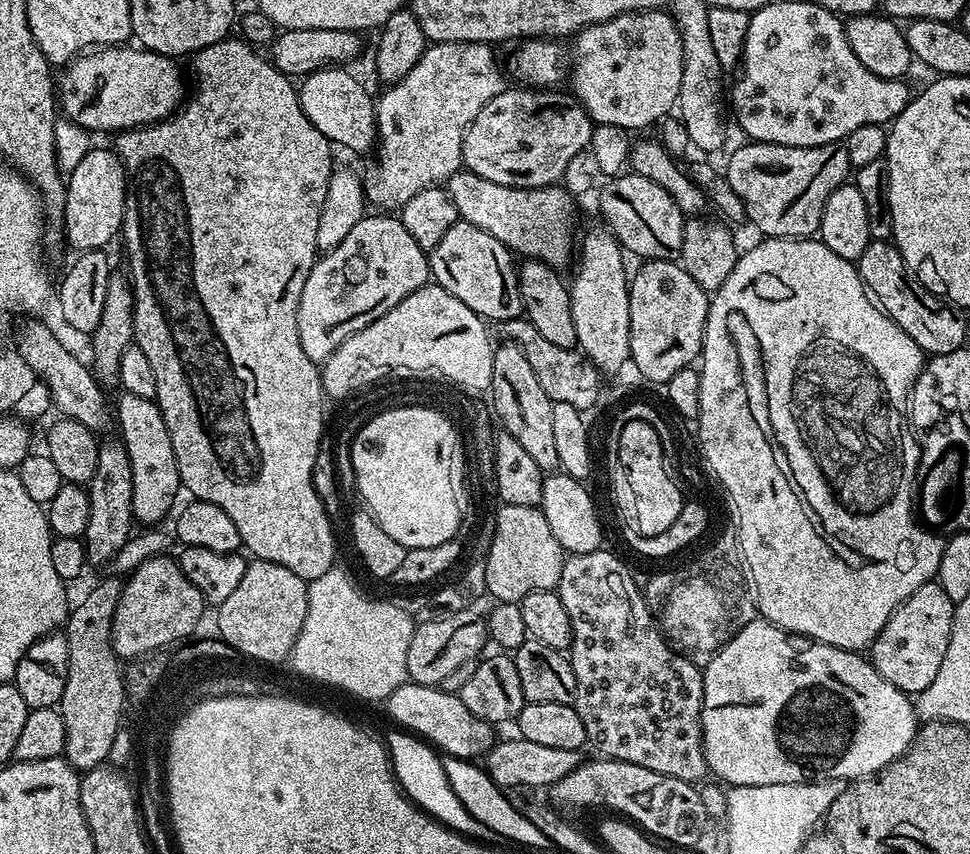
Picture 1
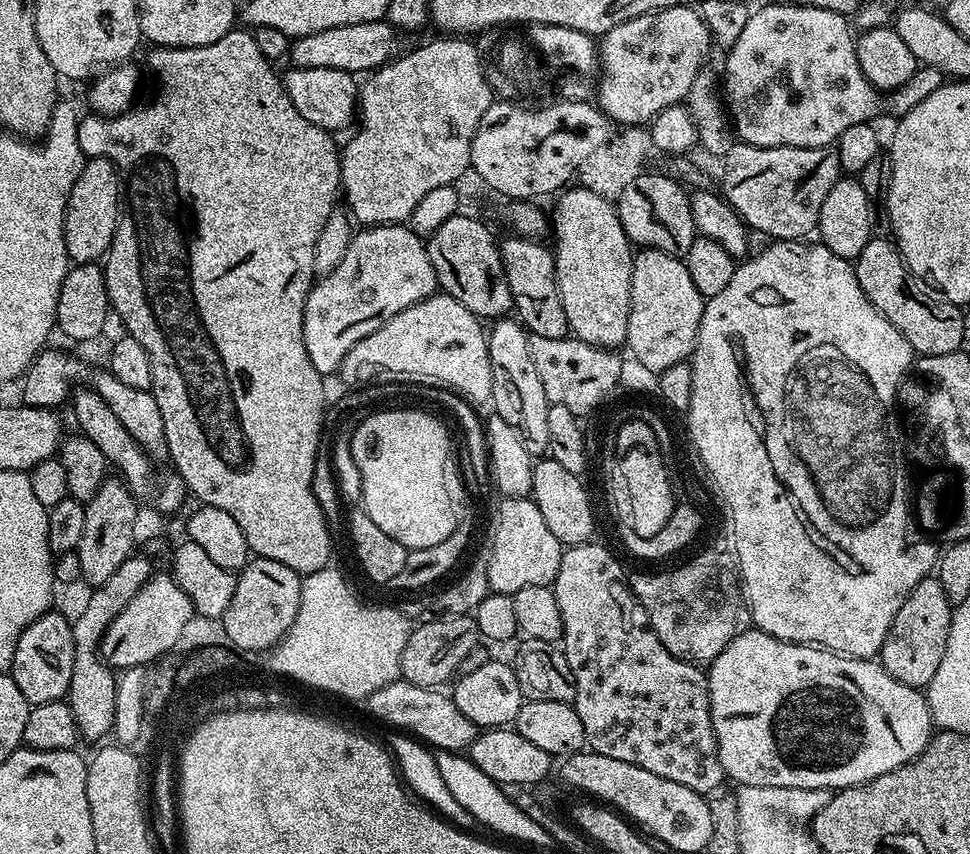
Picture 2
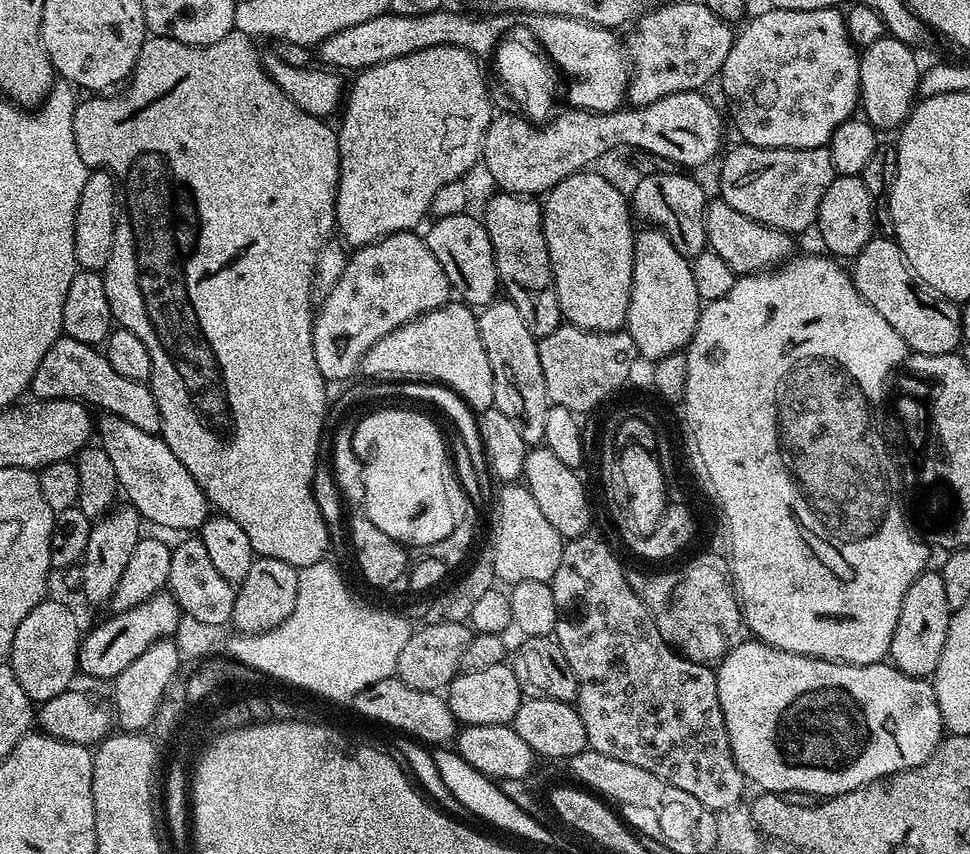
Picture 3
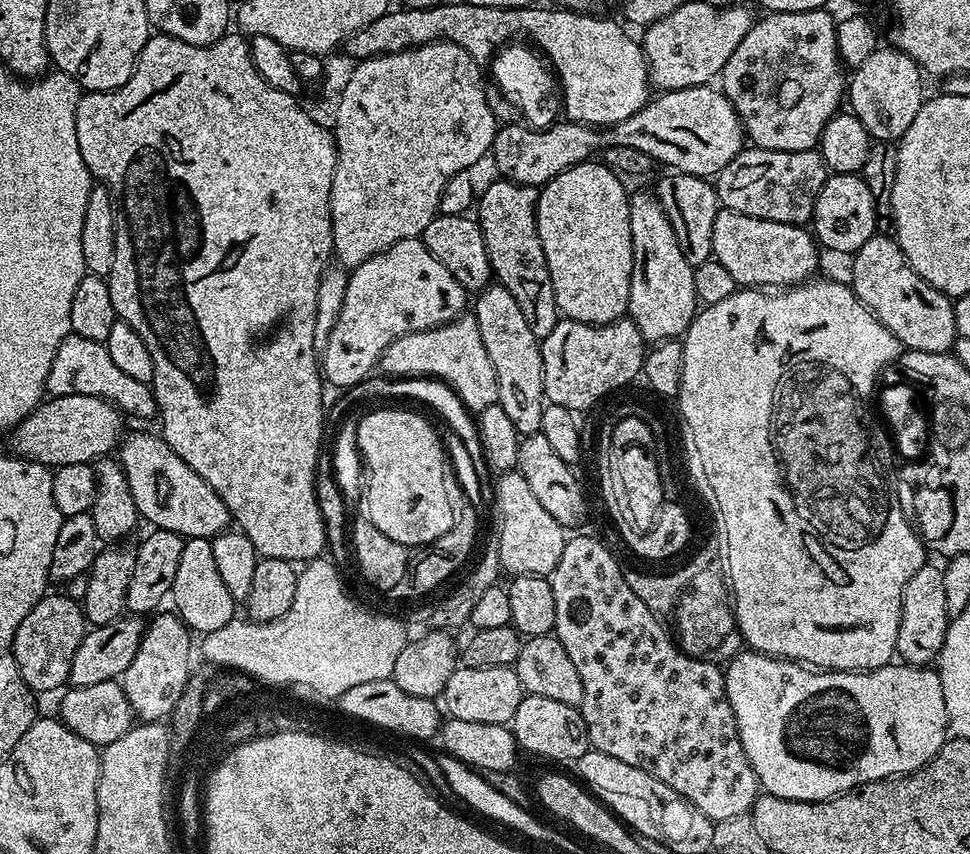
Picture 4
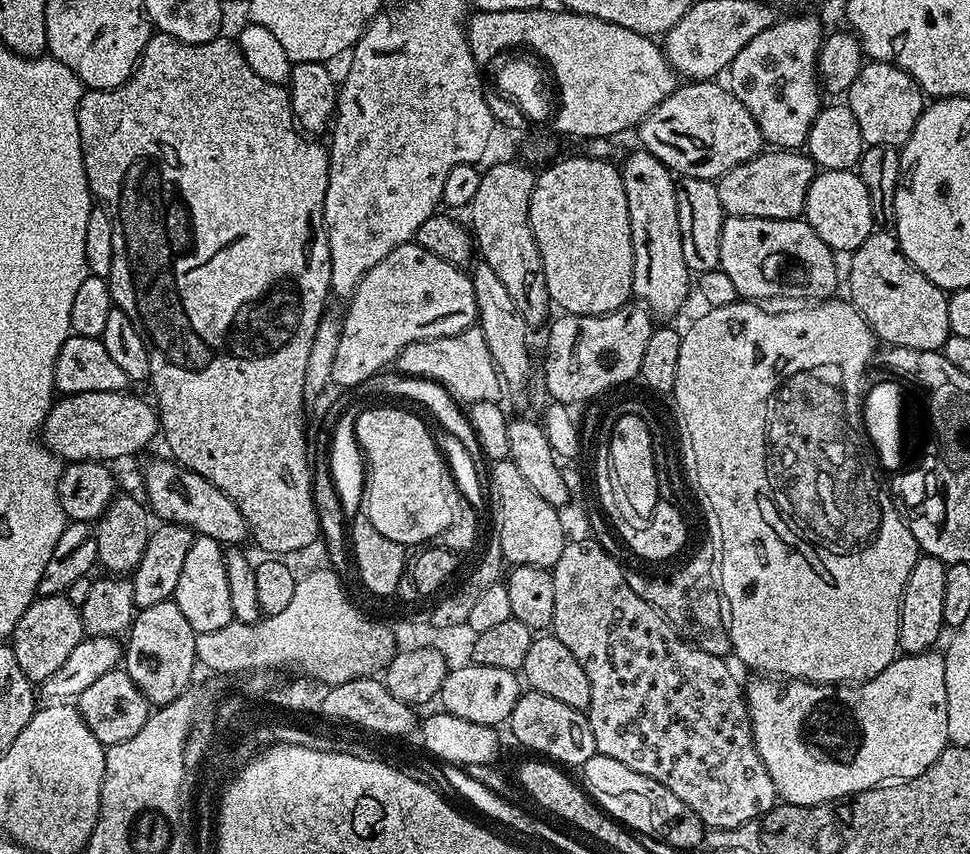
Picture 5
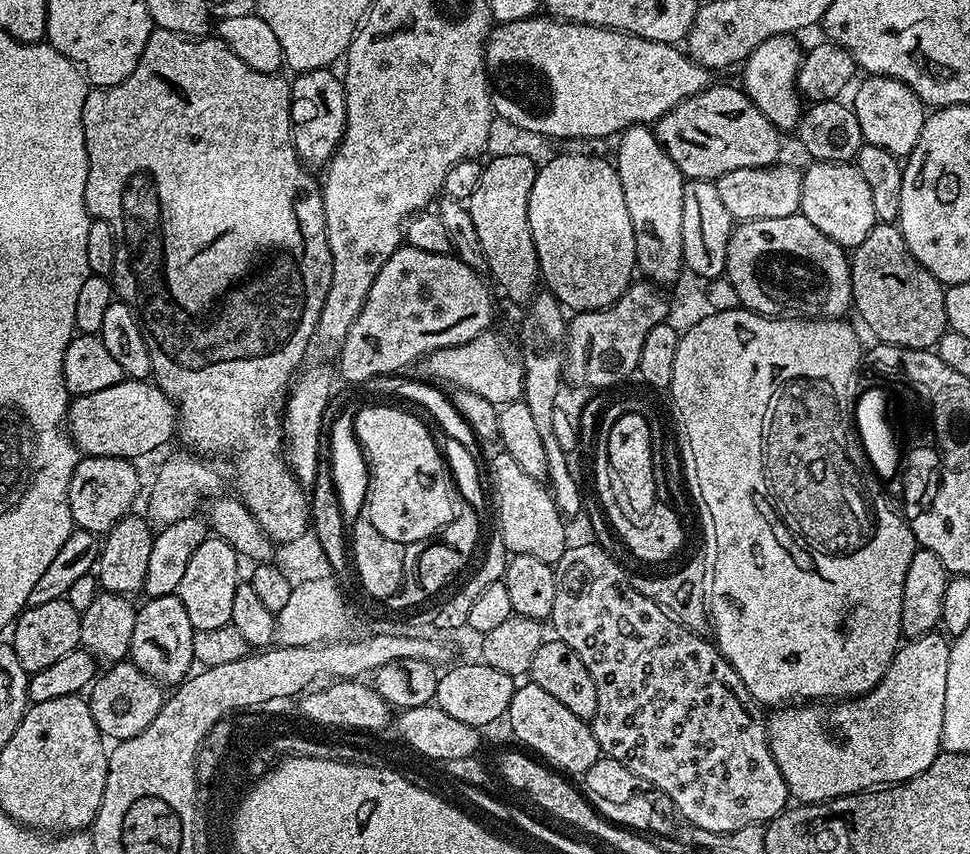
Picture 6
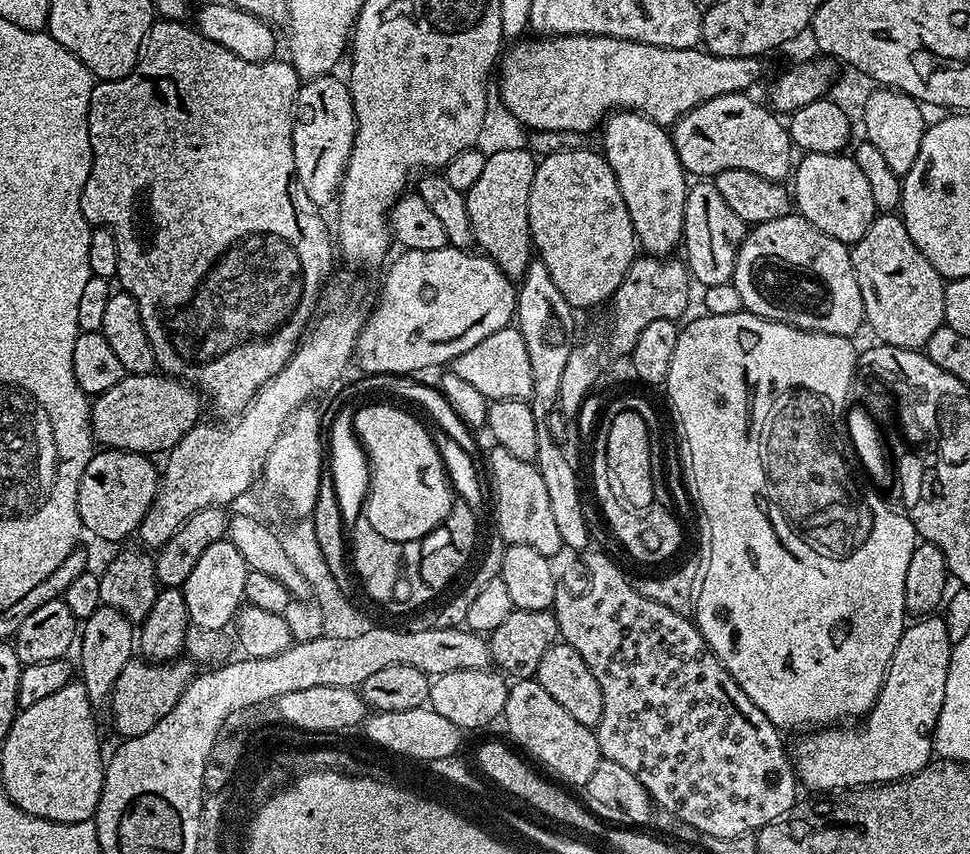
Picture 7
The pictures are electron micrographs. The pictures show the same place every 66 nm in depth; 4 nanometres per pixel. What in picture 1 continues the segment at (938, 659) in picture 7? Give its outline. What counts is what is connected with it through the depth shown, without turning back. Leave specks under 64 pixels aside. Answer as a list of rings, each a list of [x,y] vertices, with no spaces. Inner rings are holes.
[[[757,618],[752,620],[741,632],[734,634],[726,646],[712,657],[712,661],[703,665],[704,674],[704,709],[700,715],[702,722],[702,738],[704,753],[708,763],[708,771],[717,781],[731,787],[769,786],[778,783],[810,783],[828,779],[842,779],[847,782],[859,780],[861,776],[873,776],[890,762],[904,755],[912,747],[918,731],[918,717],[913,697],[909,693],[898,690],[867,659],[863,660],[860,652],[842,650],[838,646],[823,644],[812,640],[809,636],[799,636],[797,632],[787,632],[769,620]]]

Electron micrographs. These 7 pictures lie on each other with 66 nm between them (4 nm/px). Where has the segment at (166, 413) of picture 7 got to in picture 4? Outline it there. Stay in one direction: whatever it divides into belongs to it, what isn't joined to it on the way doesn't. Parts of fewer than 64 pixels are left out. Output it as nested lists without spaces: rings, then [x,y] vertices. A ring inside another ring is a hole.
[[[86,394],[53,396],[37,404],[36,409],[16,425],[10,433],[11,451],[15,455],[61,468],[75,464],[92,464],[107,457],[122,439],[120,432],[122,413],[102,398],[90,398]]]

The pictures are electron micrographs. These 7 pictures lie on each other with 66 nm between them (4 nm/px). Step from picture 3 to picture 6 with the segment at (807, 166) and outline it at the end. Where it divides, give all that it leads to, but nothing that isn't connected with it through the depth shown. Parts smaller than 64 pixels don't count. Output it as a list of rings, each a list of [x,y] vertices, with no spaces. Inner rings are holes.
[[[785,162],[768,168],[735,168],[714,181],[722,203],[730,210],[733,221],[761,220],[762,218],[790,218],[797,215],[802,202],[802,172]]]

